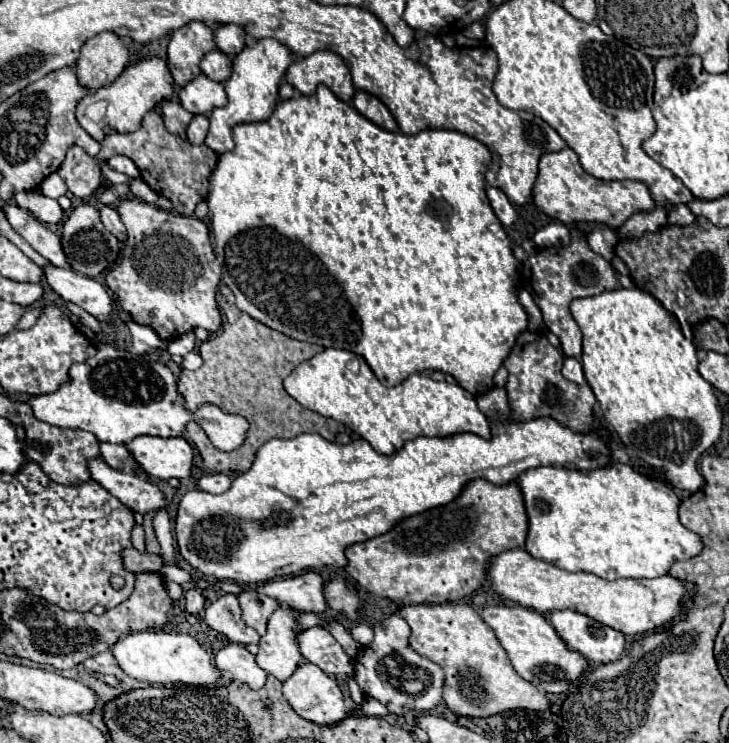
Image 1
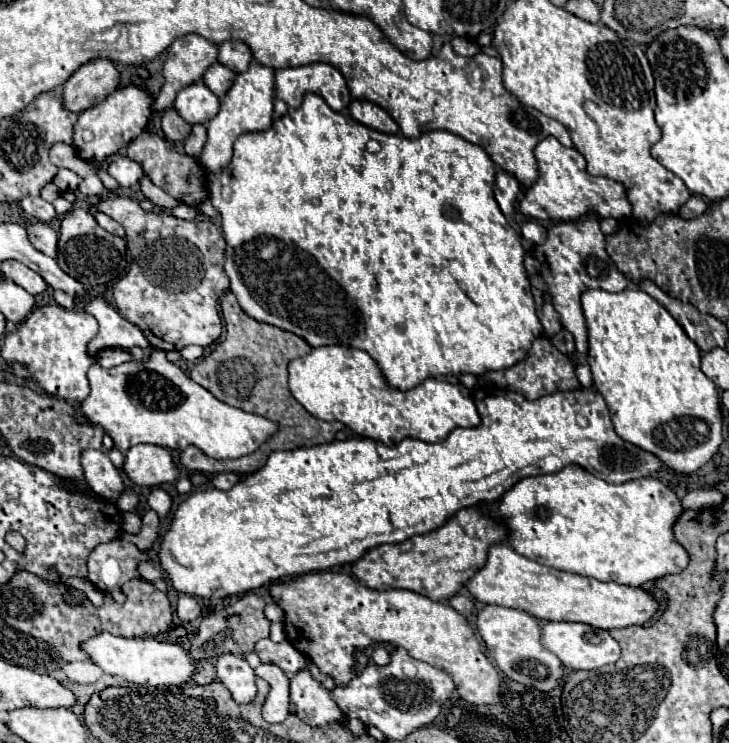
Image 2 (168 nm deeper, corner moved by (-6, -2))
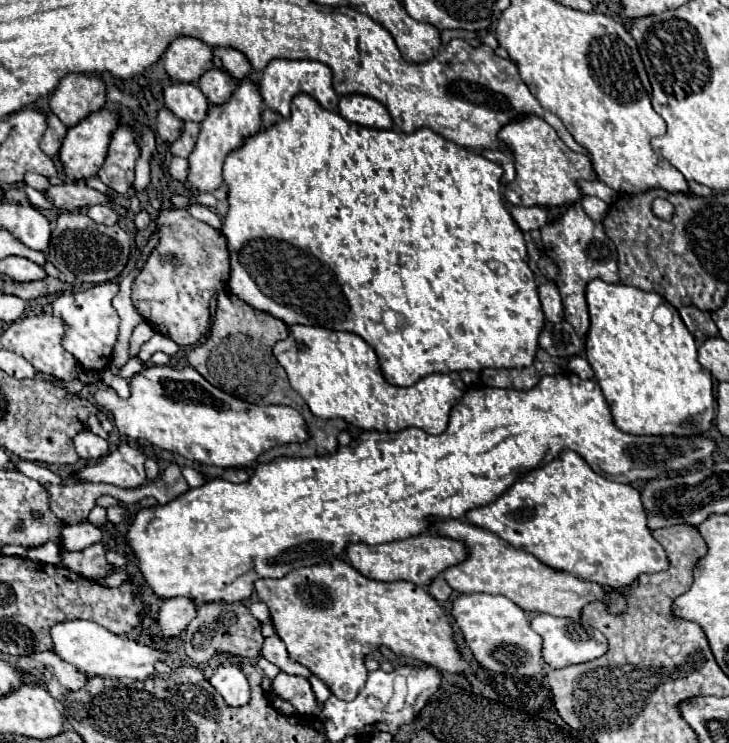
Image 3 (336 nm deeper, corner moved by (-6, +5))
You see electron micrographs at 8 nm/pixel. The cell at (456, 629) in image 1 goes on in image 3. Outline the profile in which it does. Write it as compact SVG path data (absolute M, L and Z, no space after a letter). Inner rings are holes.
M335 559L325 565L295 569L283 579L259 579L255 591L259 601L267 603L273 627L285 641L289 655L317 675L339 699L355 699L365 683L365 677L355 677L361 675L359 657L381 645L447 673L469 669L453 639L447 611L415 583L373 581L349 563Z

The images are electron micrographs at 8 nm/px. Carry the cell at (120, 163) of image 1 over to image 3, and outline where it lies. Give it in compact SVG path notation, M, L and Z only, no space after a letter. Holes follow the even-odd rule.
M119 125L111 137L109 153L99 169L99 179L117 193L127 193L135 177L135 161L139 157L139 147L135 143L135 133L129 125Z

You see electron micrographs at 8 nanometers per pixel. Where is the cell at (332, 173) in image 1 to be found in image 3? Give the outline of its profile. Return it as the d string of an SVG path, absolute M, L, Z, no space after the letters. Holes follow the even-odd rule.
M299 93L291 101L291 115L287 119L247 137L241 147L227 155L223 175L229 201L229 213L221 229L221 233L227 237L231 261L231 277L227 285L231 293L243 299L247 305L265 311L287 325L313 325L359 335L375 349L385 379L399 387L411 387L431 373L465 369L483 371L485 367L523 369L533 363L537 337L543 329L545 317L541 311L533 271L527 265L523 231L519 231L517 223L501 201L503 169L497 163L441 137L429 127L407 135L395 129L371 129L347 123L347 119L343 119L339 113L319 107L319 101L311 99L311 95Z

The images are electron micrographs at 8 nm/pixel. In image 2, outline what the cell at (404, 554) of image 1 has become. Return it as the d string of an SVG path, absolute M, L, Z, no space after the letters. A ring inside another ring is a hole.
M479 506L465 508L451 516L439 530L423 536L413 536L401 544L385 544L369 550L353 564L351 572L357 576L359 582L373 590L405 588L431 600L445 602L455 596L457 590L463 588L463 584L477 570L483 568L489 546L503 542L505 538L505 526L485 516Z

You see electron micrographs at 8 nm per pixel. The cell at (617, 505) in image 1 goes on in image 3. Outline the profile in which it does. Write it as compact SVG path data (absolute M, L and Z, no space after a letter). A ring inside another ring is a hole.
M563 451L545 467L533 469L517 479L499 499L485 507L471 509L467 519L485 527L515 549L535 555L549 567L563 569L585 581L609 585L613 589L629 587L641 573L659 573L667 569L667 553L647 527L647 511L643 511L639 489L629 483L615 483L595 473L587 461L575 451Z

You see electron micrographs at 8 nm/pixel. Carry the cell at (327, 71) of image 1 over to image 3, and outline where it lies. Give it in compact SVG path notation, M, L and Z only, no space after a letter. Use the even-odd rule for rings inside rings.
M273 59L273 61L265 67L265 71L263 71L259 89L261 89L261 95L263 95L265 105L269 105L271 109L275 109L275 111L281 113L283 117L289 115L291 99L293 99L297 93L309 93L309 95L315 97L315 99L321 103L321 107L327 109L327 111L337 111L337 103L339 103L339 97L337 97L337 93L335 93L335 89L333 89L331 69L329 69L325 63L311 61L311 59L305 59L305 61Z

